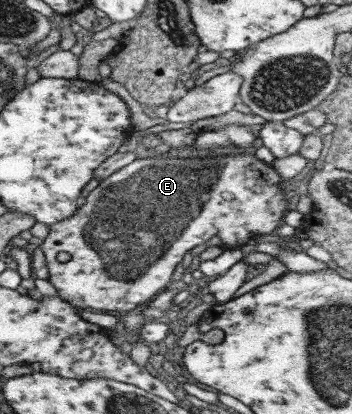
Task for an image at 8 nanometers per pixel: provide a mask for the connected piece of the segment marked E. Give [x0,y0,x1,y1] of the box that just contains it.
[40,150,288,313]

